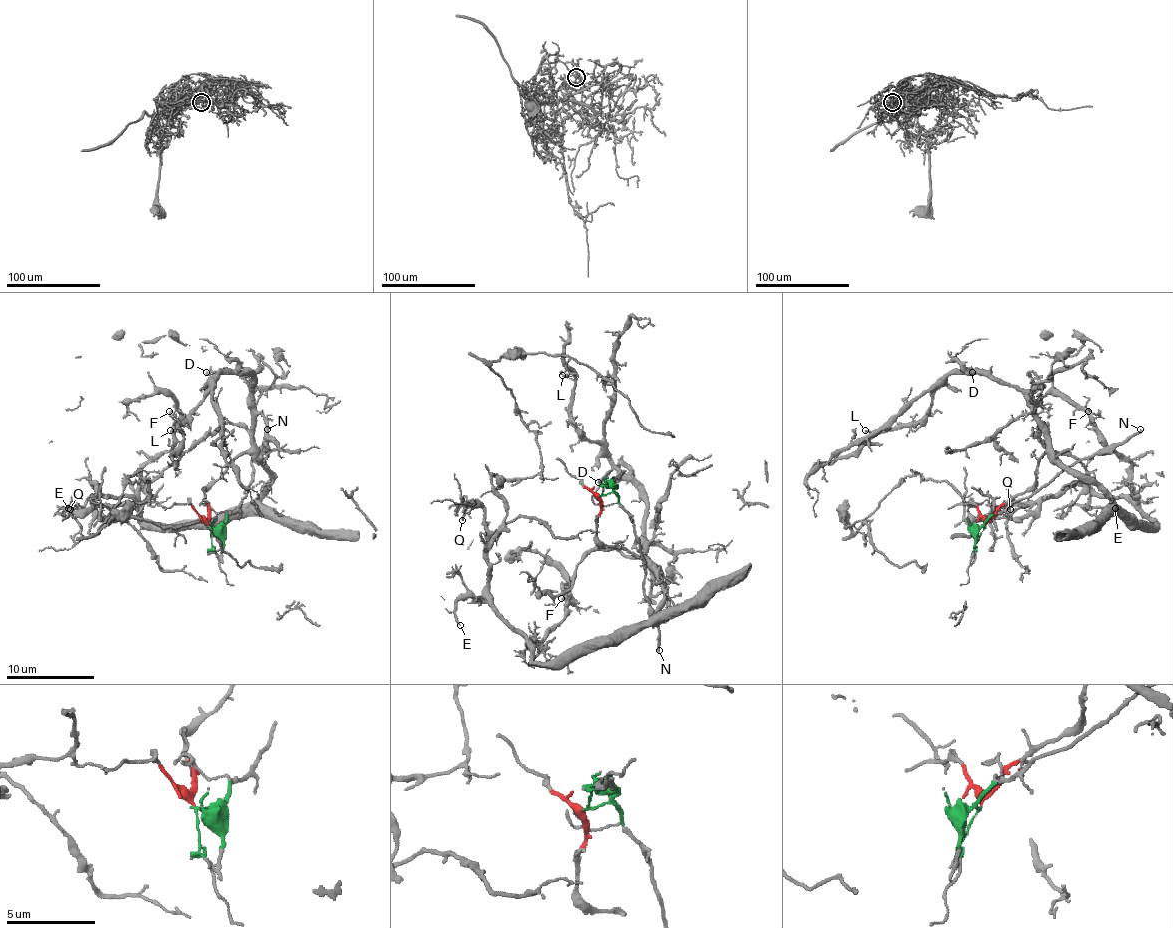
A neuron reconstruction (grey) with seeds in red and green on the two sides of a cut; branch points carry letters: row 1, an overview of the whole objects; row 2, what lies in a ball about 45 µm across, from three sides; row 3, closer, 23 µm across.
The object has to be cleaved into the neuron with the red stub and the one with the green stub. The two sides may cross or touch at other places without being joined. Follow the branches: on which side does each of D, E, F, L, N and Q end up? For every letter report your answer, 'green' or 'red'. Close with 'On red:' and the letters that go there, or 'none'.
D: red
E: red
F: red
L: red
N: green
Q: red
On red: D, E, F, L, Q

